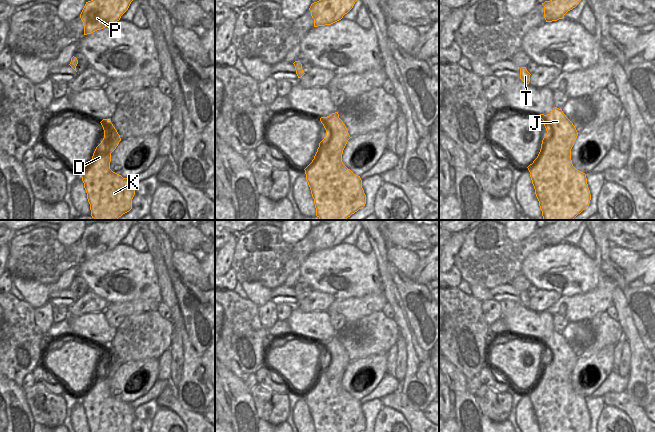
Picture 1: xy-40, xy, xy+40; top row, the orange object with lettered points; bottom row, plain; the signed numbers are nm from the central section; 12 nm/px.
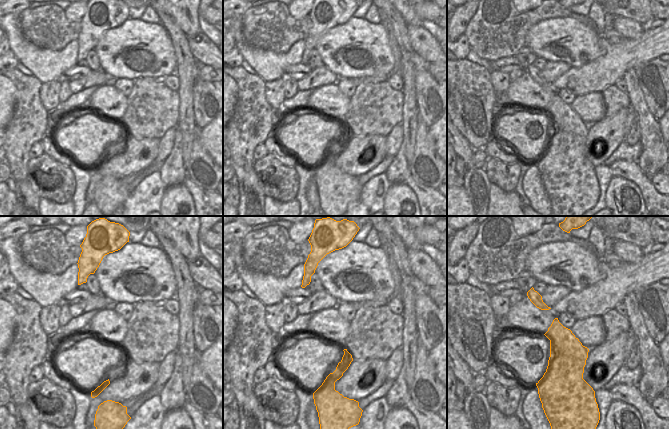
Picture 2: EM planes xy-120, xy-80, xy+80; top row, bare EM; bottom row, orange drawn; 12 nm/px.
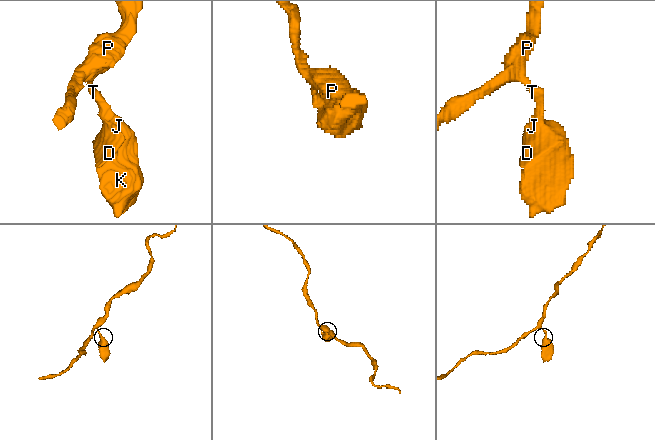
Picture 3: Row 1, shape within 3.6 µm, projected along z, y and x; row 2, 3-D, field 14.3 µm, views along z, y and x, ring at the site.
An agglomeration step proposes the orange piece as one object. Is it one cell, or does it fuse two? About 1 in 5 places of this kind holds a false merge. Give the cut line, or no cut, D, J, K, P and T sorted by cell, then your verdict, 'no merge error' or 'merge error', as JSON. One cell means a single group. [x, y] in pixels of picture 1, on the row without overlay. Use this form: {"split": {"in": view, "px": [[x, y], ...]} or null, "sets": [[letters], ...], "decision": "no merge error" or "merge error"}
{"split": null, "sets": [["D", "J", "K", "P", "T"]], "decision": "no merge error"}

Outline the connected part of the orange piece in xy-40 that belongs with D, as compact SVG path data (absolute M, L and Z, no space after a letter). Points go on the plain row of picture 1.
M103 343L104 362L96 371L92 383L80 399L90 432L132 432L135 410L110 393L111 377L121 365L110 344Z

